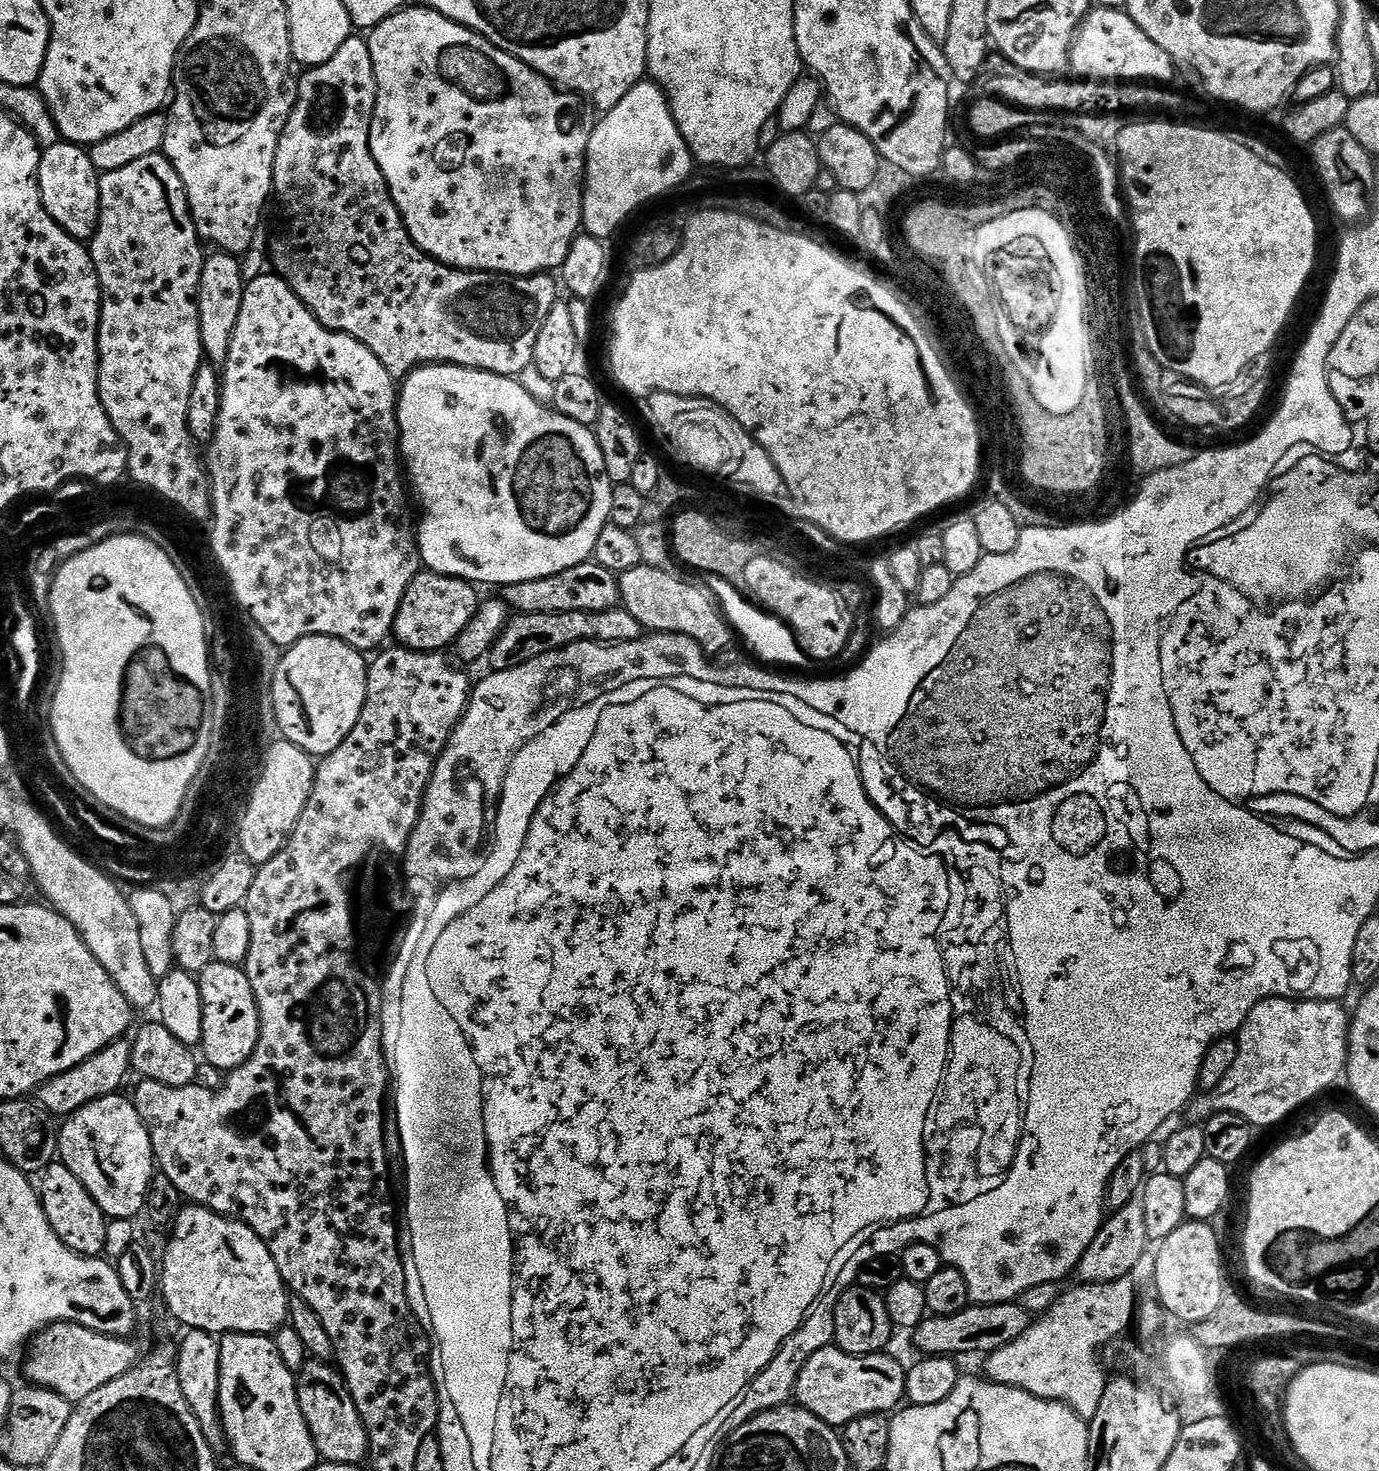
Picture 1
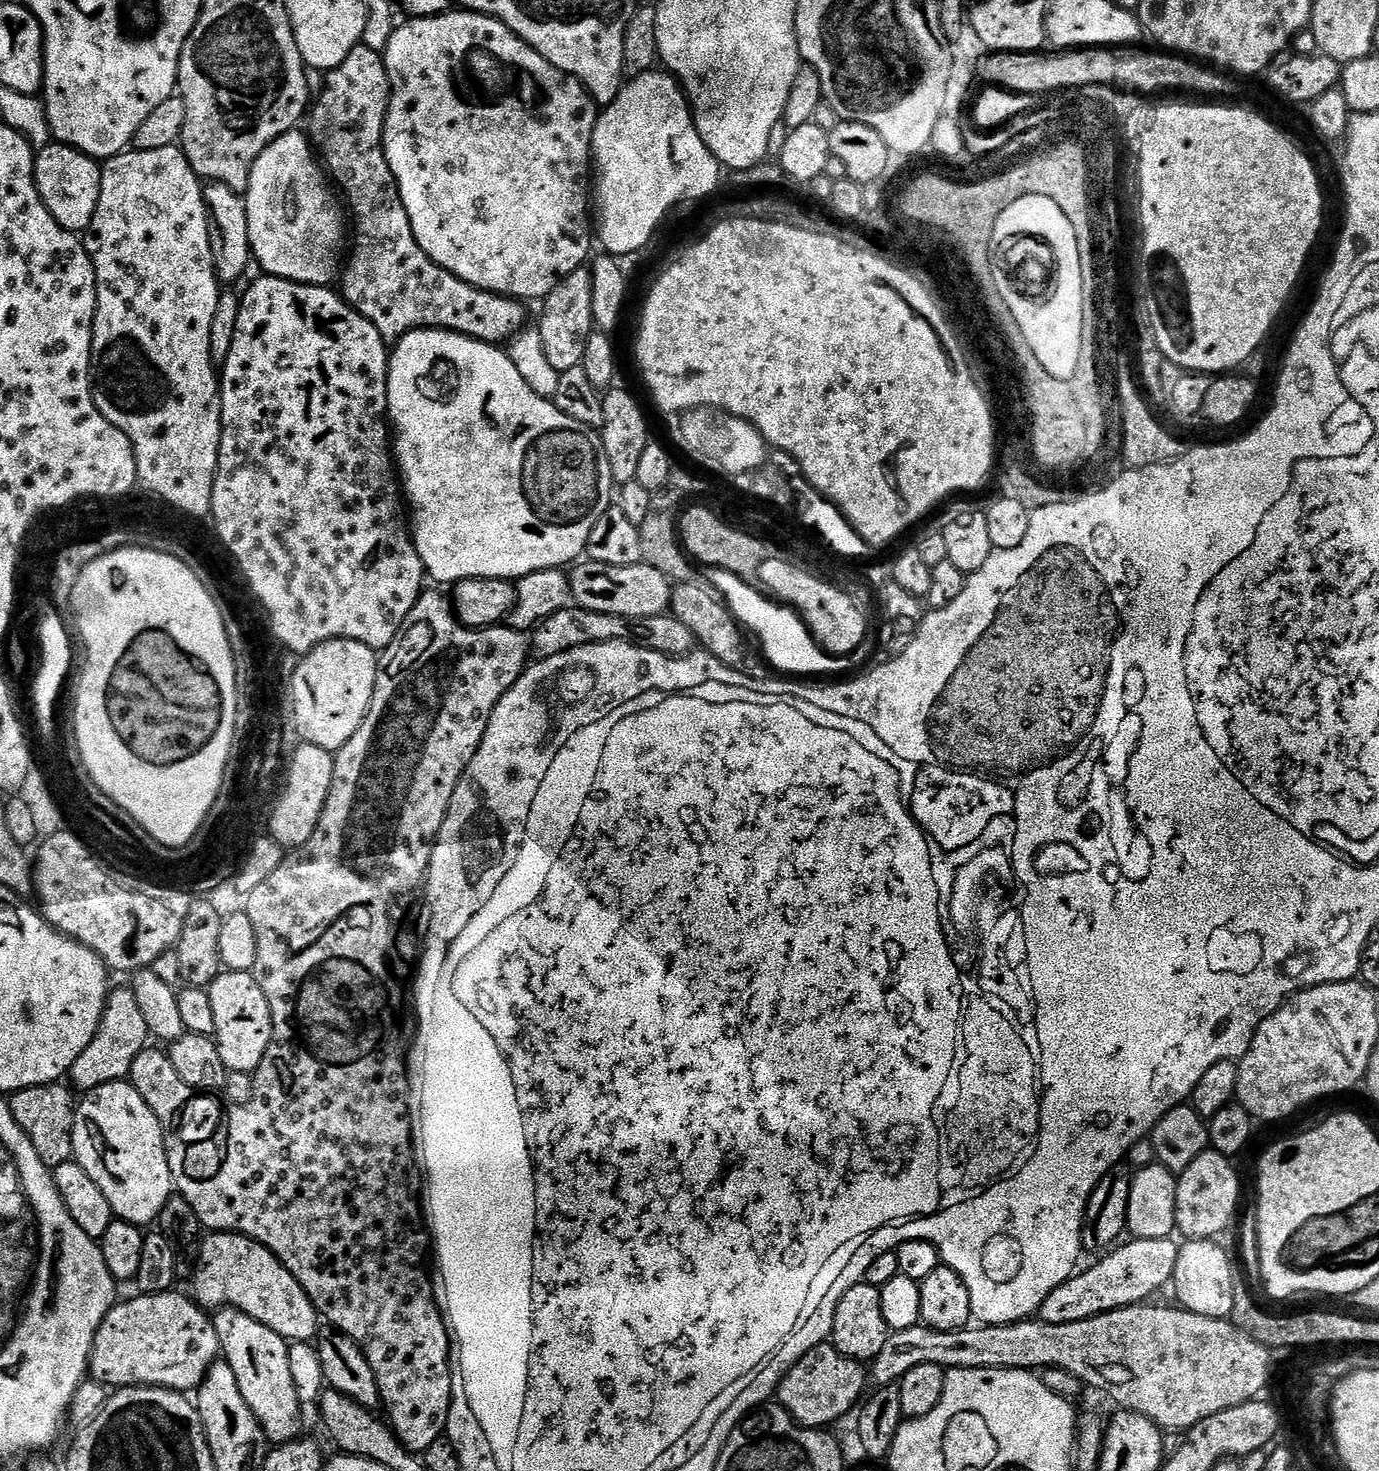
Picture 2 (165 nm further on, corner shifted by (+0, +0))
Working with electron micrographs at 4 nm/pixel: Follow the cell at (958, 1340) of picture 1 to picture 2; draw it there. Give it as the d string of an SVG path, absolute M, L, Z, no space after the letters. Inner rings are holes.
M1132 1238L1129 1241L1129 1244L1113 1247L1099 1257L1101 1260L1097 1264L1090 1265L1085 1272L1077 1271L1065 1284L1050 1290L1040 1307L1039 1320L1050 1322L1050 1326L1082 1322L1086 1318L1151 1301L1159 1288L1167 1289L1172 1282L1174 1266L1178 1263L1180 1244L1172 1238Z

